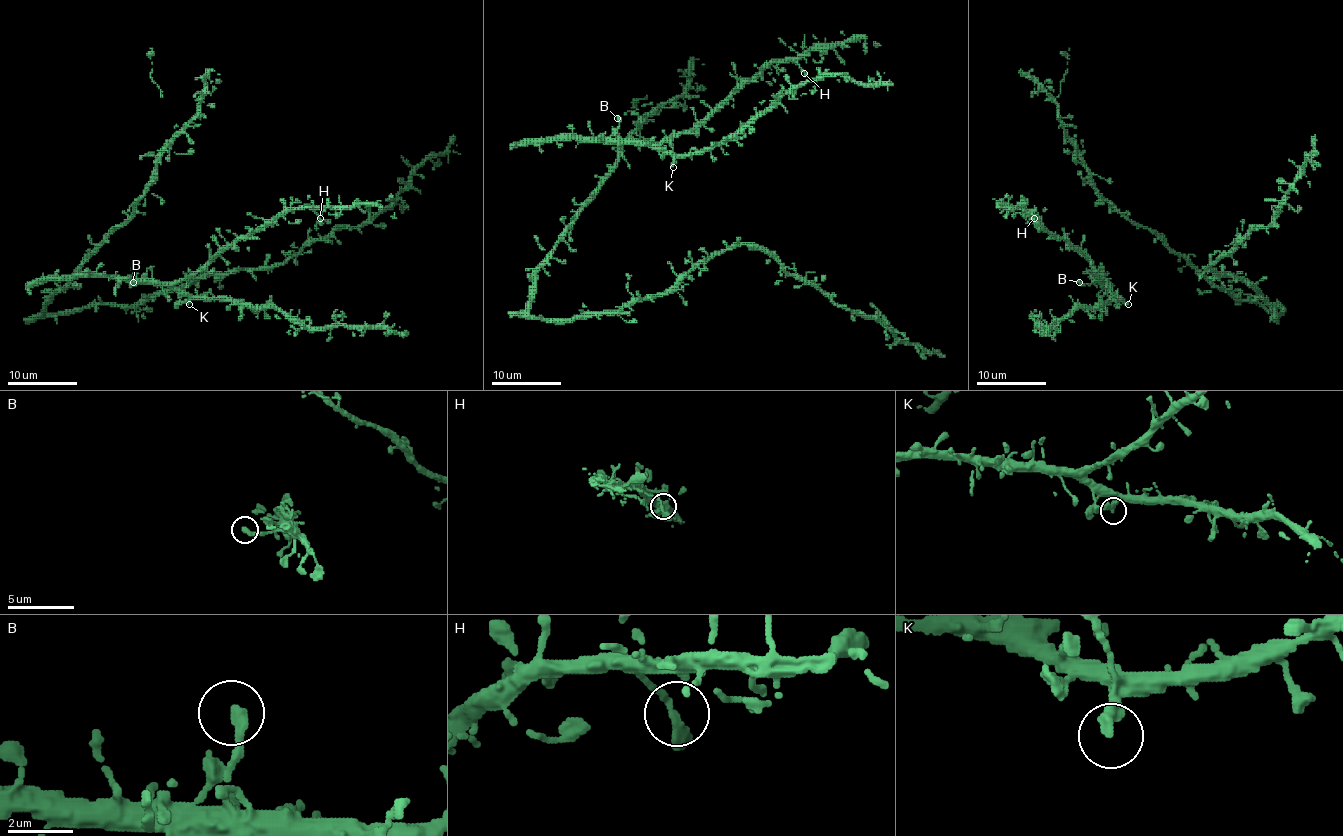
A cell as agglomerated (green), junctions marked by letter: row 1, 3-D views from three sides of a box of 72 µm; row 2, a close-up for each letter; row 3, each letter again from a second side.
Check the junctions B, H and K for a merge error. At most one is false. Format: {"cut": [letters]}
{"cut": []}

